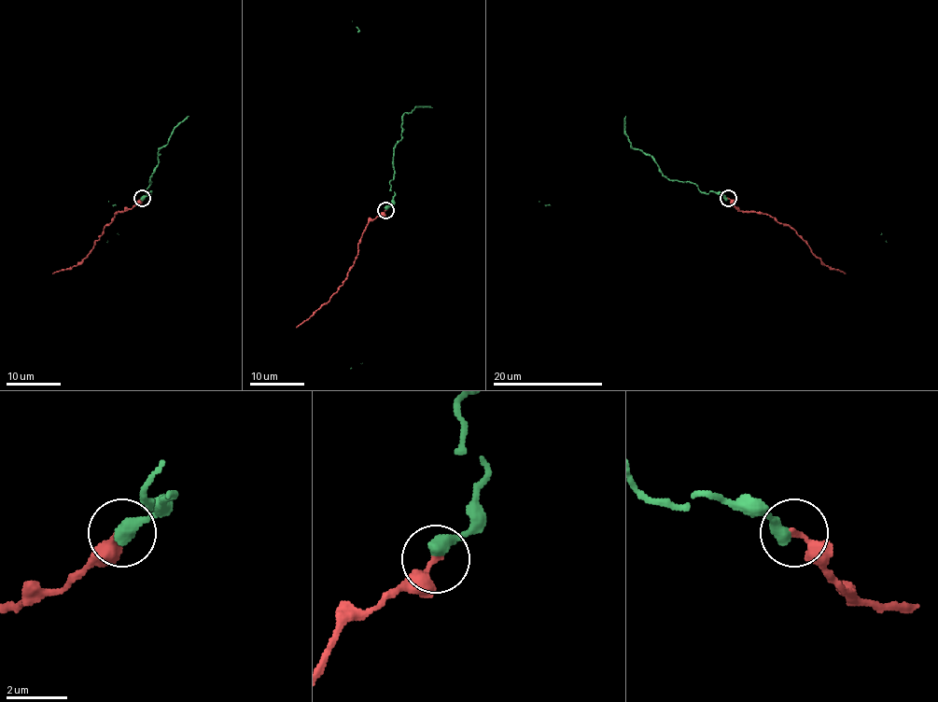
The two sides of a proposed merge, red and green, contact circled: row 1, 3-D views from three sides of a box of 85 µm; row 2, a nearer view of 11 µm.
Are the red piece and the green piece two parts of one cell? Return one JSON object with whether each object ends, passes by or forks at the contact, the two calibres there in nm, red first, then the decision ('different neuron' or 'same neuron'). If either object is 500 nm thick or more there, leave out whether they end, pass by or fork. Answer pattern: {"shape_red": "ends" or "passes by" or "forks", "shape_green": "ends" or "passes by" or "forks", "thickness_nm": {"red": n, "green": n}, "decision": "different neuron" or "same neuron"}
{"shape_red": "ends", "shape_green": "ends", "thickness_nm": {"red": 240, "green": 480}, "decision": "same neuron"}

